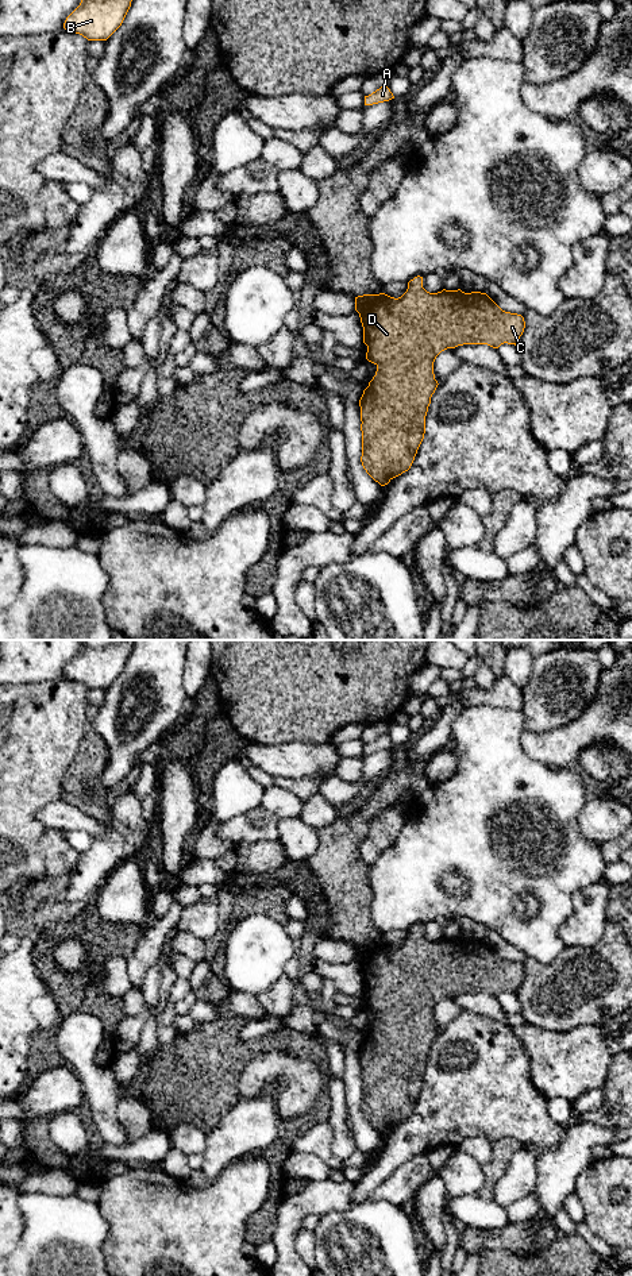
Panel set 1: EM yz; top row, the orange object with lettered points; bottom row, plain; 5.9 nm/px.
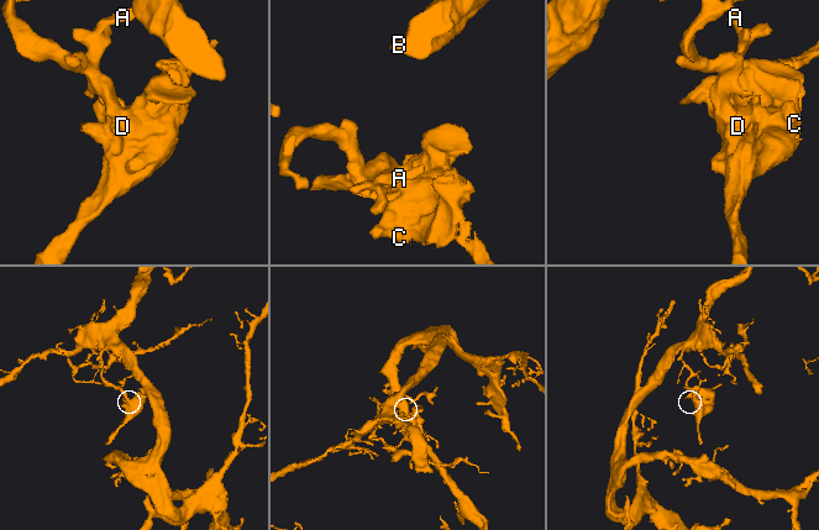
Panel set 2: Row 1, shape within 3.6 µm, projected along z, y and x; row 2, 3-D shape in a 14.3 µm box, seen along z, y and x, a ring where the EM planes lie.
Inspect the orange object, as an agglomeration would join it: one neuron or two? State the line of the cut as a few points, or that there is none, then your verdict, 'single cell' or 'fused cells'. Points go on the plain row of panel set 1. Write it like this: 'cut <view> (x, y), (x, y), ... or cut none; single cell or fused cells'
cut yz (377, 943), (359, 962); fused cells

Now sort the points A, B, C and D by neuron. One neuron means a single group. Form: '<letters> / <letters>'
A B / C D

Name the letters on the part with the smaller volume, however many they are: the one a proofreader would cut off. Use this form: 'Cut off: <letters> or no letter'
Cut off: C, D

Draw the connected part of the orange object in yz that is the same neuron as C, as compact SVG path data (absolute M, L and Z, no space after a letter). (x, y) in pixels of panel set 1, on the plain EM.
M417 924L408 930L406 940L398 945L385 941L377 942L359 961L363 975L363 991L367 994L366 1007L377 1014L375 1024L363 1038L359 1048L362 1105L366 1121L381 1134L408 1119L425 1082L425 1064L431 1045L438 1036L433 1022L436 1005L447 998L463 992L488 992L498 996L501 992L515 992L524 980L525 969L521 963L502 959L486 941L446 938L429 941L423 936L423 925Z

